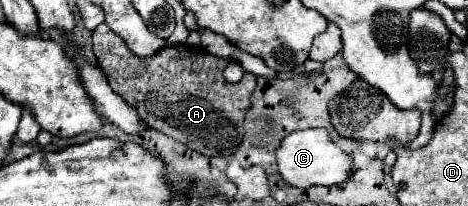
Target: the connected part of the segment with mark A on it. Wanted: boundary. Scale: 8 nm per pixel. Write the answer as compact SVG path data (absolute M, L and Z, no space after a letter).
M106 24L94 30L94 54L114 92L128 100L150 128L206 156L226 156L238 148L242 140L240 124L250 110L250 98L256 90L252 72L244 72L236 84L226 82L224 70L230 60L208 54L202 48L194 50L188 44L166 46L154 56L140 58Z

